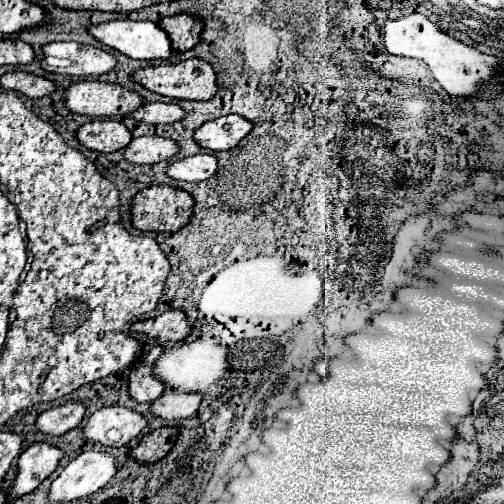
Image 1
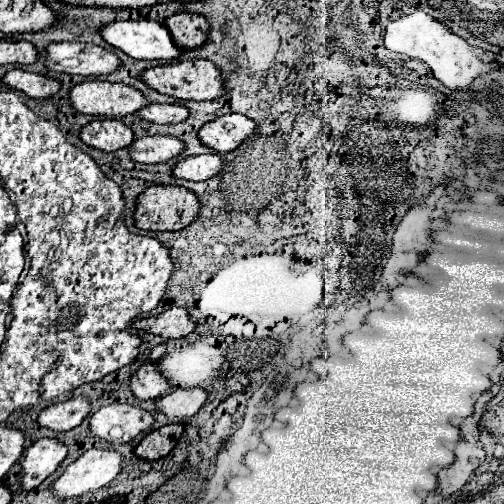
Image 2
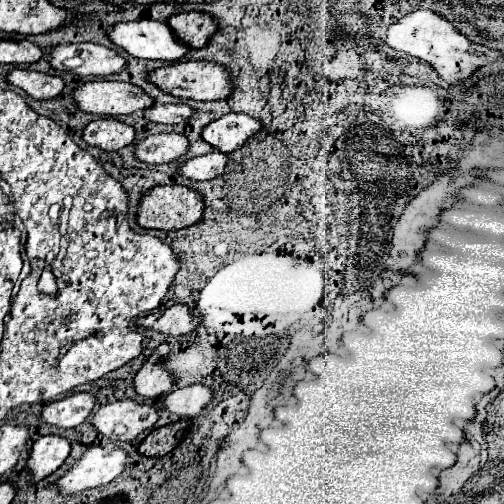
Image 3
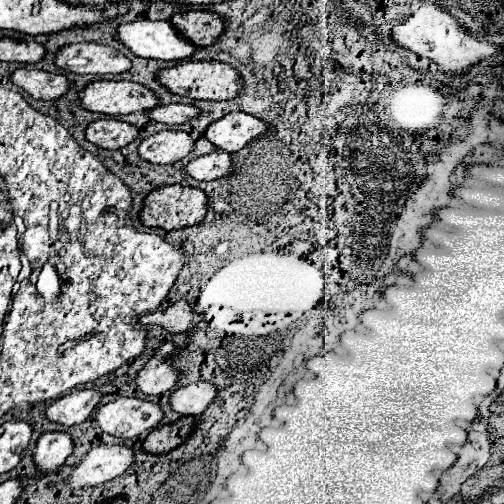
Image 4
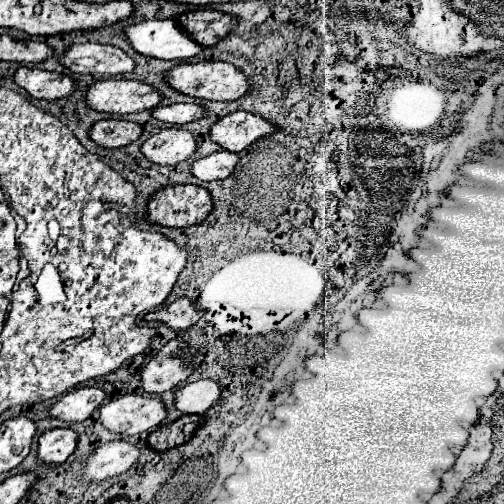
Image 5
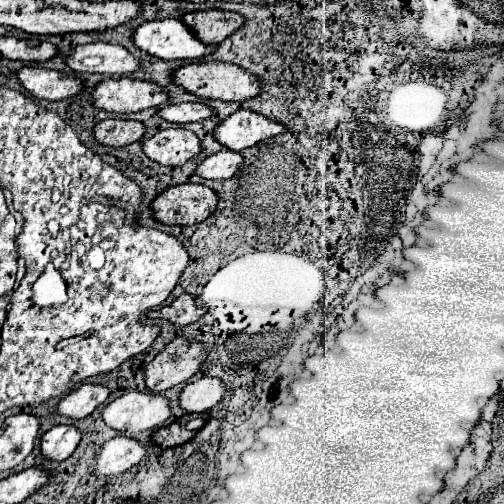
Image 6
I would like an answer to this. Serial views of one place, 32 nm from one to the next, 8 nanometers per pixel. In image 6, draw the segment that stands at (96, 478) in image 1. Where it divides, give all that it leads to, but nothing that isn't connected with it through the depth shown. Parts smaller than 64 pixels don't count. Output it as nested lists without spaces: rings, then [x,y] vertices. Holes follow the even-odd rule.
[[[118,434],[102,446],[96,464],[92,468],[94,474],[98,476],[116,476],[140,464],[144,456],[146,456],[146,448],[136,438]]]

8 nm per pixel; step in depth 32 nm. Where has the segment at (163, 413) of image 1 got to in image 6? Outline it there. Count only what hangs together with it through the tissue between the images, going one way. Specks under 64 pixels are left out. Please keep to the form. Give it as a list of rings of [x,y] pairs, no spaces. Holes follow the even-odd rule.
[[[204,376],[192,384],[186,384],[180,394],[180,406],[186,412],[206,412],[216,406],[226,394],[226,384],[220,378]]]

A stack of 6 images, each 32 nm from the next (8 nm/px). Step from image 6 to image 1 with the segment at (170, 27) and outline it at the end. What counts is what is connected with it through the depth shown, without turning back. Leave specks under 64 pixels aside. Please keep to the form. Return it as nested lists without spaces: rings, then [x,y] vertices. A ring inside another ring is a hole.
[[[114,20],[100,26],[92,26],[90,32],[106,46],[134,60],[164,60],[176,54],[168,40],[168,34],[156,22]]]

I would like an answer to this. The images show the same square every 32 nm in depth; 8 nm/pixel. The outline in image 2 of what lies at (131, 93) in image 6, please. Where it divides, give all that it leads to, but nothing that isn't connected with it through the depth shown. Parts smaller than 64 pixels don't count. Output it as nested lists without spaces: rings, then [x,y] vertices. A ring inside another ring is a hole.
[[[102,80],[76,84],[72,88],[70,102],[78,112],[92,116],[126,116],[150,104],[134,86]]]

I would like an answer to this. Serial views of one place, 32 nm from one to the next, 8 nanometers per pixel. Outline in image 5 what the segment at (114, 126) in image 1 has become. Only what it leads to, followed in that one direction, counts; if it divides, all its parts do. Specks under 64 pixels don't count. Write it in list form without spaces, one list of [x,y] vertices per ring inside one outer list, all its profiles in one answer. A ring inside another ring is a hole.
[[[100,120],[92,126],[90,138],[104,148],[122,148],[142,134],[142,126],[126,120]]]

